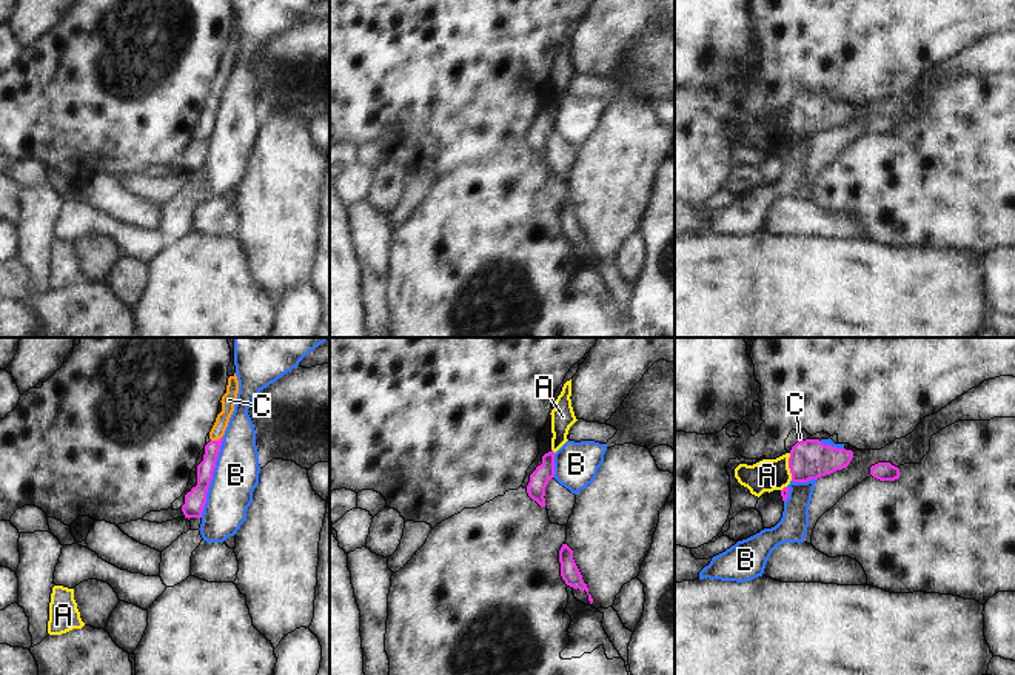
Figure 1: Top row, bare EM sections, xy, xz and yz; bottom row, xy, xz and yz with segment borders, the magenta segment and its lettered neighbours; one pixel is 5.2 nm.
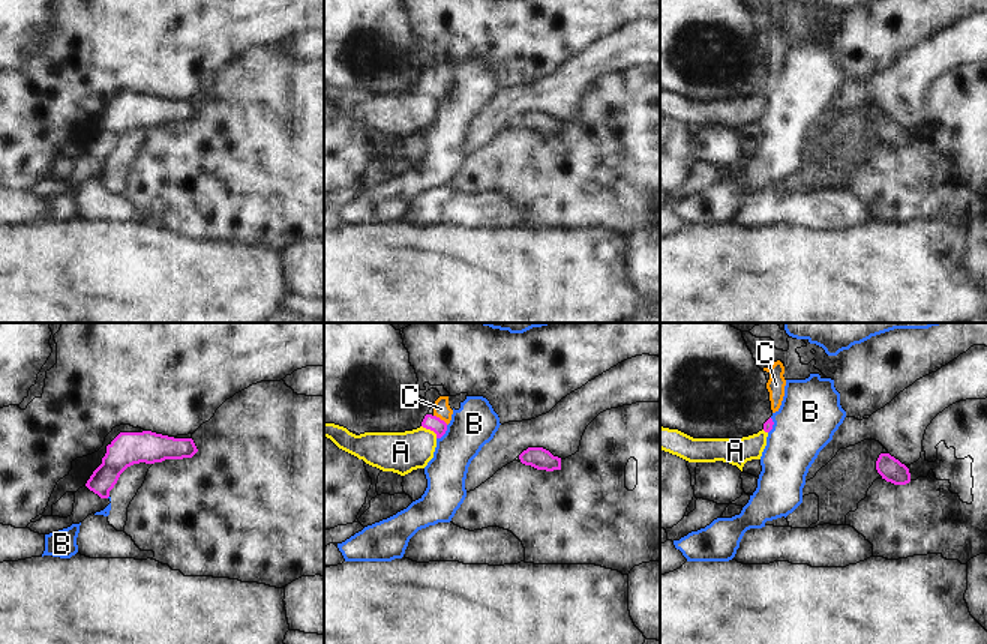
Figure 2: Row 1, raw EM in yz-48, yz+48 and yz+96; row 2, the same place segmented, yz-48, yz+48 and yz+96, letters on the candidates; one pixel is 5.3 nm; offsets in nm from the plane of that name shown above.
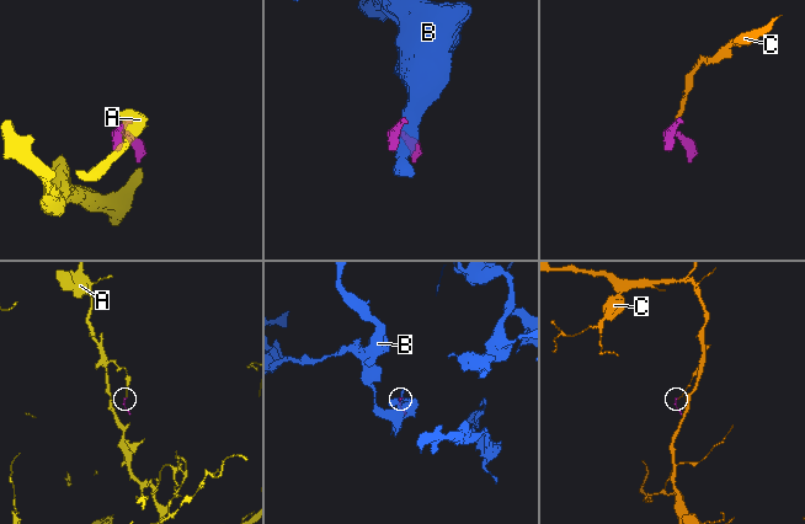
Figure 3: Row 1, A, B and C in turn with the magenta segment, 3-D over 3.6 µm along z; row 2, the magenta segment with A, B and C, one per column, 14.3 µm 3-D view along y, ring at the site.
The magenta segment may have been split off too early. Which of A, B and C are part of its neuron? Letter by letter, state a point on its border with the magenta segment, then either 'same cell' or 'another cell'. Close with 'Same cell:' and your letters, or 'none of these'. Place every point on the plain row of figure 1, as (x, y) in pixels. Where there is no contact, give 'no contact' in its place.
A: meets magenta in yz at (789, 122); another cell
B: meets magenta in xy at (211, 131); another cell
C: meets magenta in xy at (216, 96); same cell
Same cell: C

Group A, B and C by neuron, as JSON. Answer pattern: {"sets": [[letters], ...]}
{"sets": [["A"], ["B"], ["C"]]}

